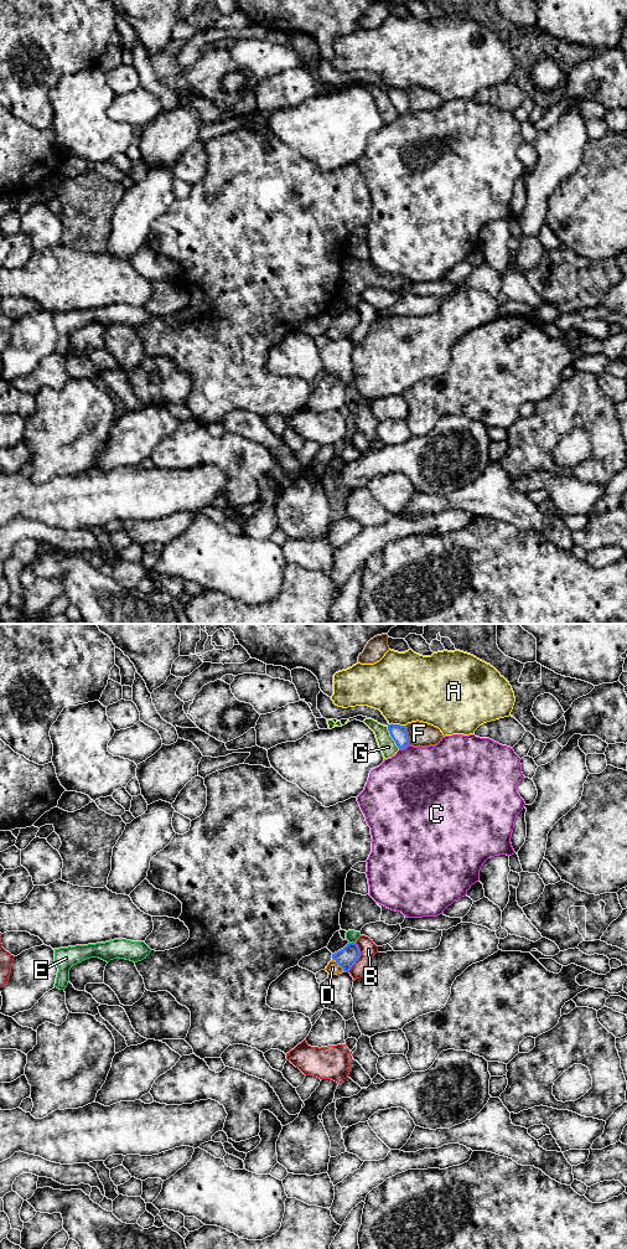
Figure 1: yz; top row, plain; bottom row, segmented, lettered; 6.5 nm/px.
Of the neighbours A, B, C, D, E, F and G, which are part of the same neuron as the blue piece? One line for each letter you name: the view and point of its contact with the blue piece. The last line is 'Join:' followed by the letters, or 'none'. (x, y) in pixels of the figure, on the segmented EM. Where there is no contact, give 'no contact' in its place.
D: contact yz (338, 964)
Join: D

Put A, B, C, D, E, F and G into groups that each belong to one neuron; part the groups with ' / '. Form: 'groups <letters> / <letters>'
groups A / B / C / D / E / F / G

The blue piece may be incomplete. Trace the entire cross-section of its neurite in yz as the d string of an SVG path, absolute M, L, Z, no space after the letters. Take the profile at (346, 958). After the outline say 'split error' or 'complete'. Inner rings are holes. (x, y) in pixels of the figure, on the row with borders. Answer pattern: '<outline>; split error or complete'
M348 943L343 949L332 954L332 960L326 966L328 975L348 972L359 959L361 951L356 943Z; split error

